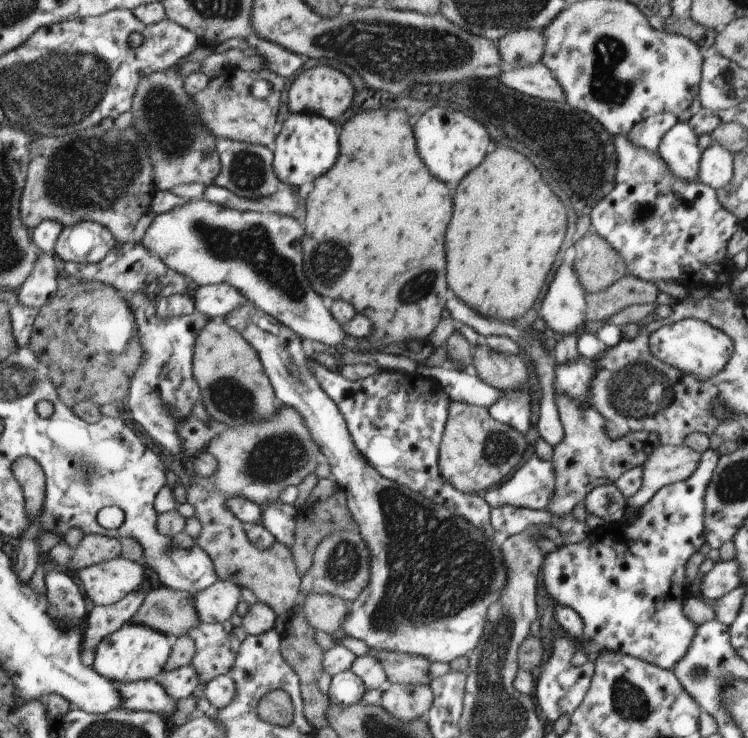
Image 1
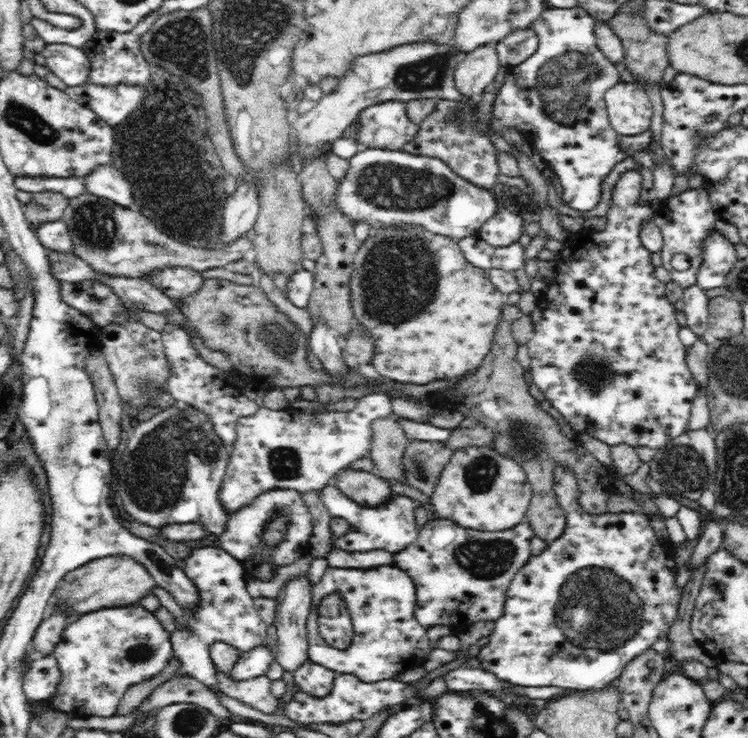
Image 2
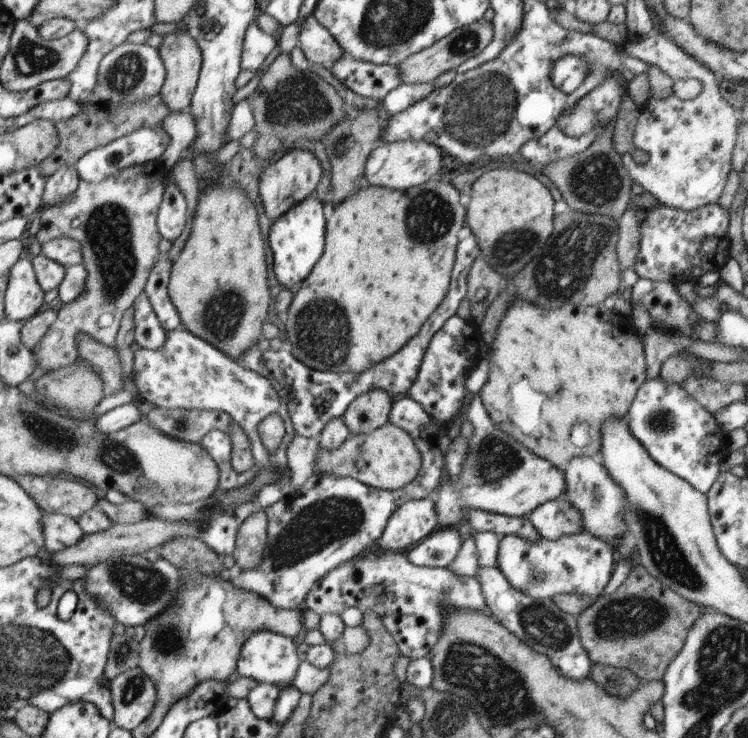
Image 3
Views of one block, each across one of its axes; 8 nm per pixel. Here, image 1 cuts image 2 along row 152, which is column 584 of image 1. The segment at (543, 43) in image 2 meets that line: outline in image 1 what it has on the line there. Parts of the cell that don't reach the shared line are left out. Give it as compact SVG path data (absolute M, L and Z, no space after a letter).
M712 449L702 452L695 475L668 485L650 498L639 510L636 522L608 522L600 530L589 533L582 542L564 542L554 552L544 556L540 568L544 588L556 605L568 606L582 618L584 639L593 641L584 643L583 652L588 656L588 661L595 662L598 652L602 650L614 650L672 670L687 655L699 629L682 614L682 602L686 598L684 564L704 544L704 496L707 496L707 489L714 478L719 456Z

